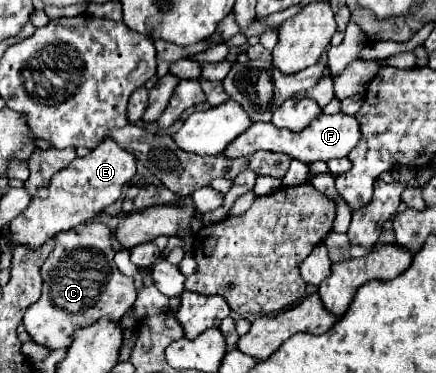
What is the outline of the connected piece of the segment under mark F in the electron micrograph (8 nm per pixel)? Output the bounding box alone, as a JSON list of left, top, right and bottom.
[223,113,361,163]

